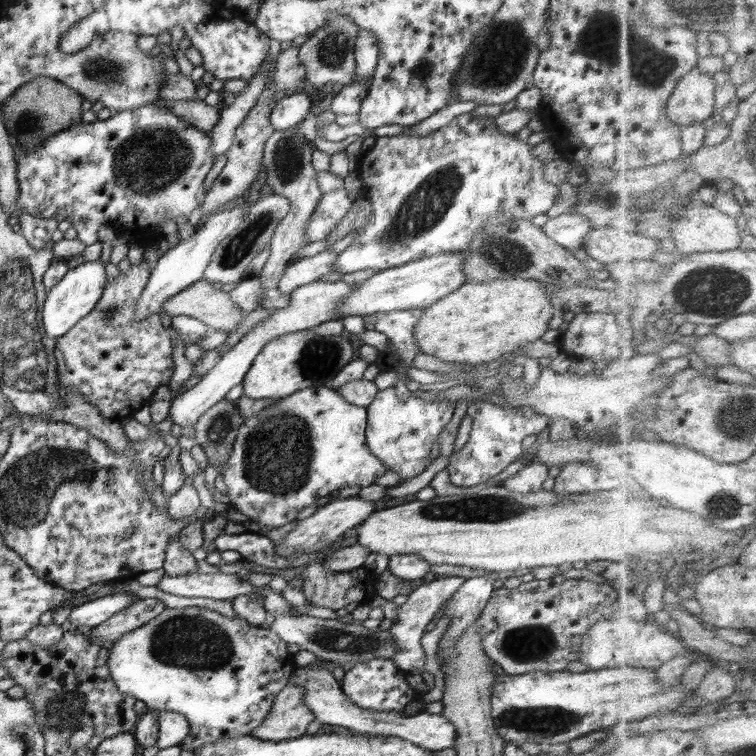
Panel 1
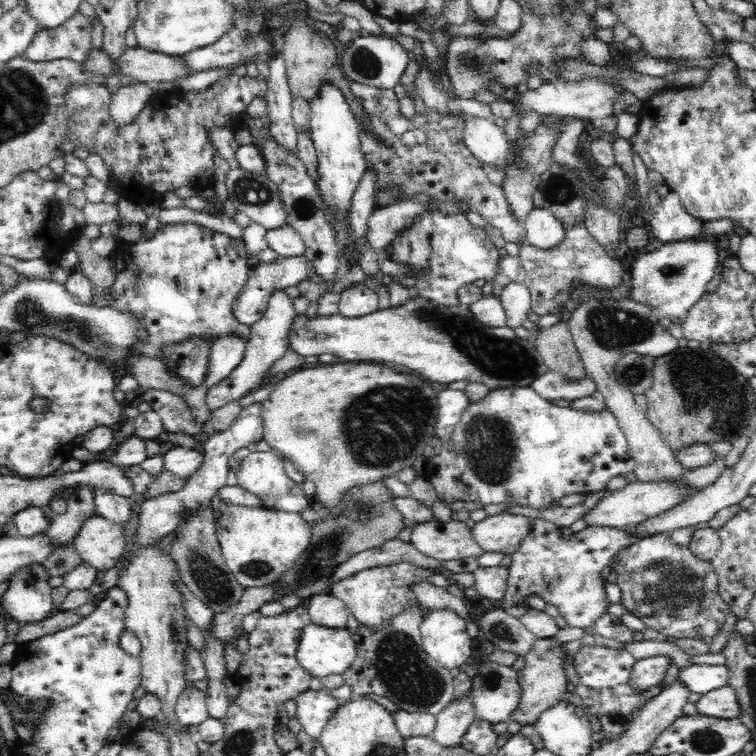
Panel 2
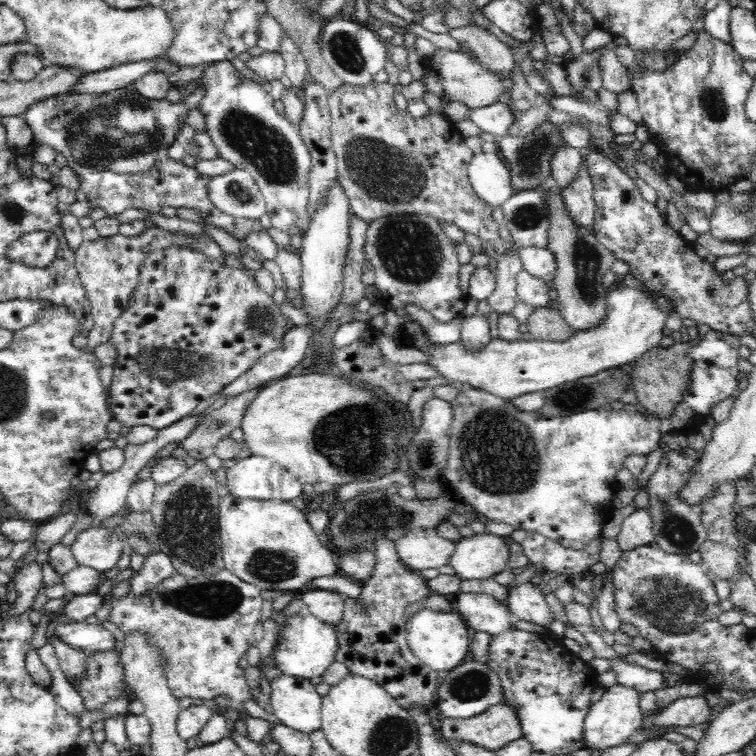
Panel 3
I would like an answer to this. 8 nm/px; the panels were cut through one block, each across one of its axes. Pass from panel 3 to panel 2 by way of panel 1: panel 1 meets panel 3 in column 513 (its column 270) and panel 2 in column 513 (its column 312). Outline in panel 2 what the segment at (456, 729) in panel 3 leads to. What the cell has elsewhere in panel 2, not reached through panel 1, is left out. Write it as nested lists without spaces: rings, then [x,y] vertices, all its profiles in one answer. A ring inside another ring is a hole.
[[[540,638],[534,642],[532,650],[523,656],[522,662],[525,662],[524,668],[519,670],[518,682],[522,688],[522,697],[520,698],[520,705],[518,709],[512,712],[511,718],[508,718],[508,722],[516,721],[522,724],[534,724],[537,718],[540,718],[540,714],[544,711],[548,711],[552,706],[560,703],[568,696],[566,680],[566,670],[564,669],[564,643],[560,644],[556,638]]]

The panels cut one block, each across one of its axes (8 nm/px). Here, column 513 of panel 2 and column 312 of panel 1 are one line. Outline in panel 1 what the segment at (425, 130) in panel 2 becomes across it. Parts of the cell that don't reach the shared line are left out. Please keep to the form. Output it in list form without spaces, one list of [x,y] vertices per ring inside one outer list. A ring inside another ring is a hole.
[[[344,187],[323,192],[322,199],[306,226],[306,240],[326,240],[332,229],[346,217],[348,209],[353,208],[353,203],[354,200],[349,198]]]

